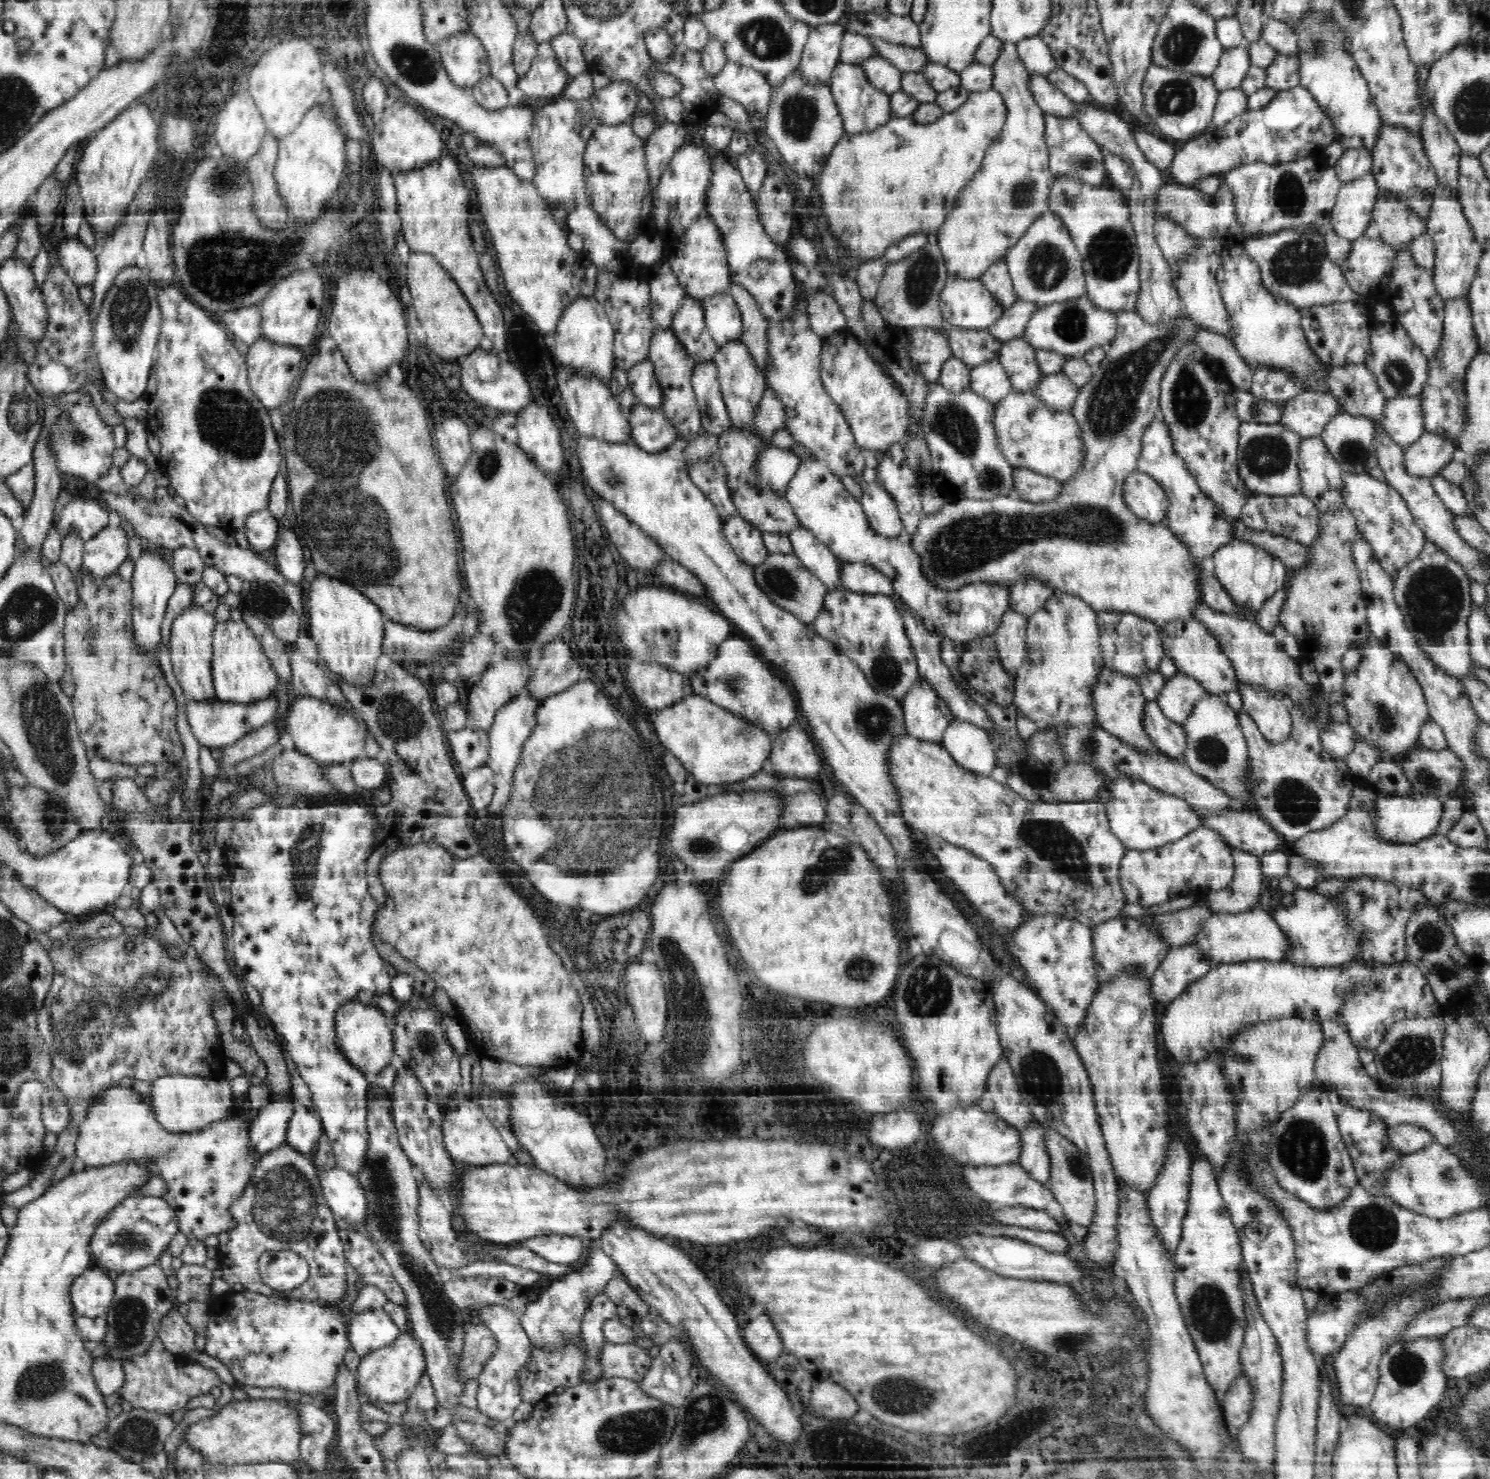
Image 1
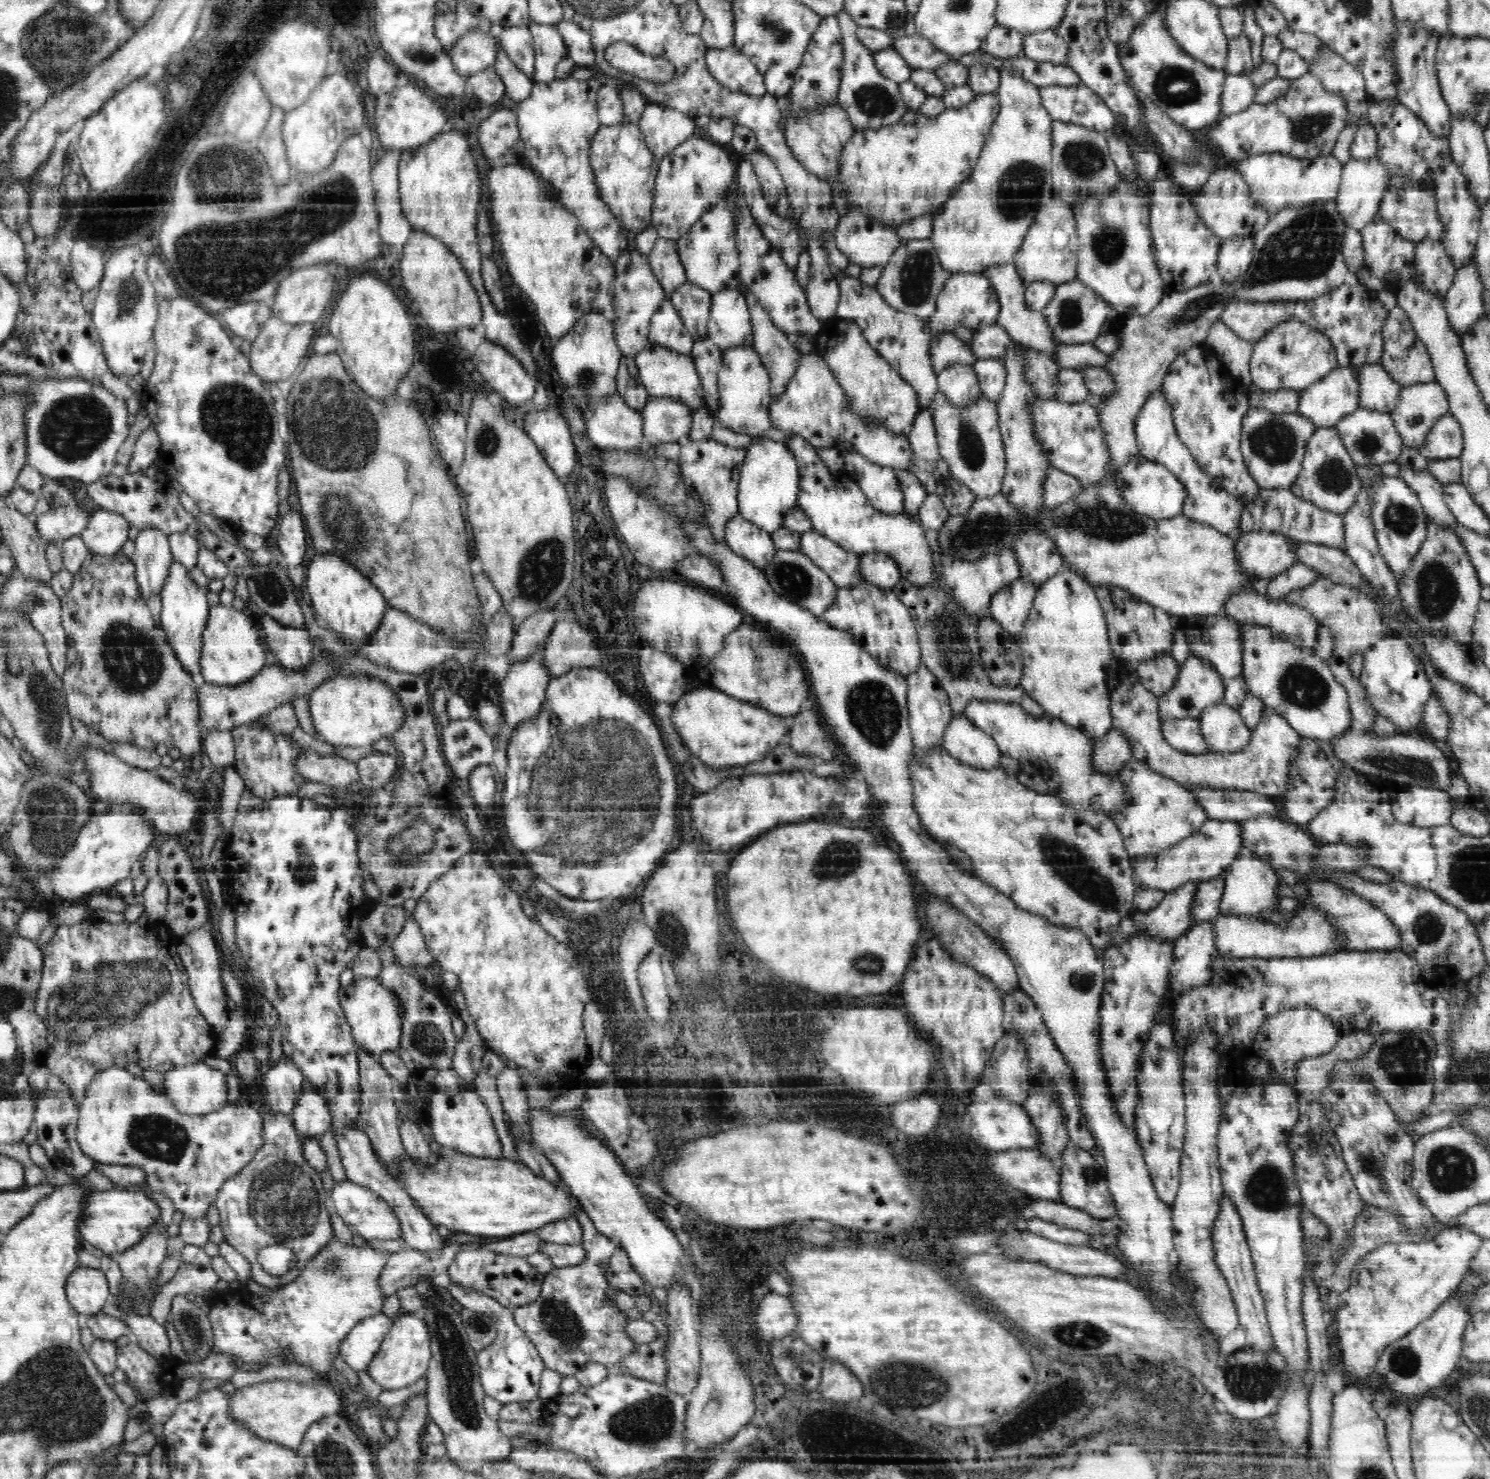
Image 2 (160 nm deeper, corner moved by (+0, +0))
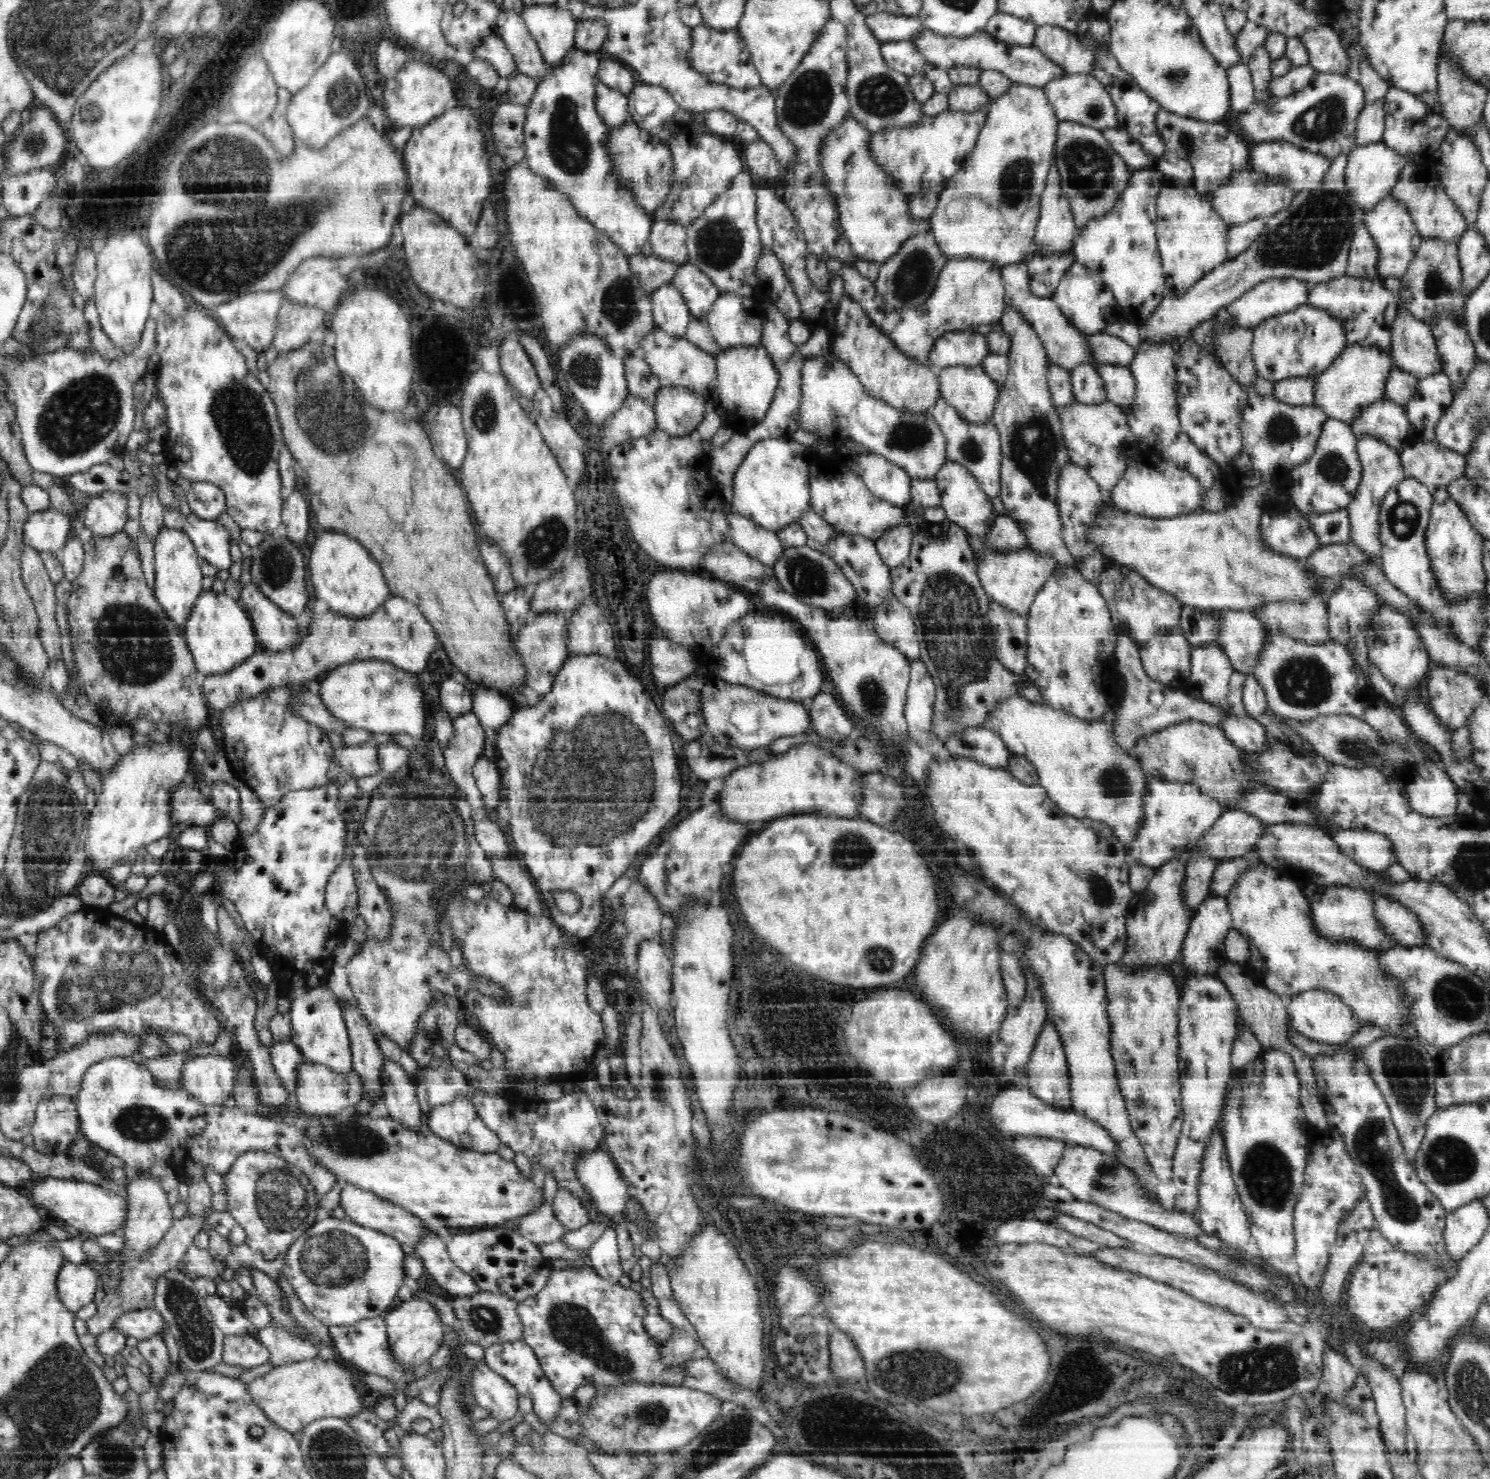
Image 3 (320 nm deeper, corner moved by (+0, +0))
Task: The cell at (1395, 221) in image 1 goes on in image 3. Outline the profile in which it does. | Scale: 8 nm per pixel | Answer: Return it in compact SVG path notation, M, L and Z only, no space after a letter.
M1407 176L1399 177L1391 191L1390 196L1404 204L1412 215L1412 221L1416 223L1416 230L1422 238L1440 239L1449 243L1458 244L1460 237L1466 231L1466 219L1464 213L1448 197L1446 190L1440 186L1432 194L1432 185L1427 180L1420 181L1417 178Z

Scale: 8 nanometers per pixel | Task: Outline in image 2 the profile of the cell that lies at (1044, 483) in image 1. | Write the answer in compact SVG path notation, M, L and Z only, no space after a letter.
M1048 468L1046 478L1042 480L1042 496L1046 508L1058 508L1060 504L1066 504L1072 496L1082 489L1083 484L1072 475L1064 471Z

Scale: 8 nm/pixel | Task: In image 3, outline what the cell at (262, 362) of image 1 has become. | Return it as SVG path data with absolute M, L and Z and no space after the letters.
M286 300L280 306L278 316L275 317L276 352L292 354L298 348L302 348L302 344L310 340L312 330L324 328L324 318L326 318L326 312L318 310L318 307L297 306Z

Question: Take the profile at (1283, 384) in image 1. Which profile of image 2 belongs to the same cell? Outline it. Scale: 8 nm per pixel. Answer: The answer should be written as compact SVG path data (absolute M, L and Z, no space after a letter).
M1294 318L1275 324L1265 332L1264 338L1254 342L1250 359L1253 383L1259 390L1270 392L1305 391L1338 367L1336 349L1329 338Z

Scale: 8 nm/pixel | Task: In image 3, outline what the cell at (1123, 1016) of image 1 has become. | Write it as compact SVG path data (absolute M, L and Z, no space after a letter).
M1180 855L1156 868L1148 886L1132 901L1129 916L1126 918L1126 949L1124 962L1130 970L1142 964L1172 964L1182 950L1186 938L1190 916L1181 898L1181 885L1186 876L1187 859Z

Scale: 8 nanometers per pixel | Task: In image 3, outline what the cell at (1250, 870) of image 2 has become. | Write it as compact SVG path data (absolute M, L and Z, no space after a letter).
M1266 864L1252 865L1241 873L1225 899L1232 915L1233 929L1249 942L1249 964L1260 975L1264 975L1268 990L1286 999L1312 989L1329 990L1337 994L1362 1023L1375 1025L1382 1031L1388 1030L1392 1035L1418 1036L1414 1031L1404 1031L1402 1016L1406 1014L1406 1010L1401 1002L1399 988L1393 980L1381 974L1374 951L1354 941L1338 942L1319 938L1311 930L1310 903L1306 902L1306 895L1293 878L1286 877Z

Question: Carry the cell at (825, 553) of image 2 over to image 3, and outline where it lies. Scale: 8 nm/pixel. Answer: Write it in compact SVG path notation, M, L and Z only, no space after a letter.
M848 534L837 535L827 545L826 554L835 564L843 570L844 575L856 589L857 604L865 604L870 608L880 604L884 598L893 596L892 593L892 571L888 571L879 557L874 540L866 540L864 536L856 534L855 537Z

